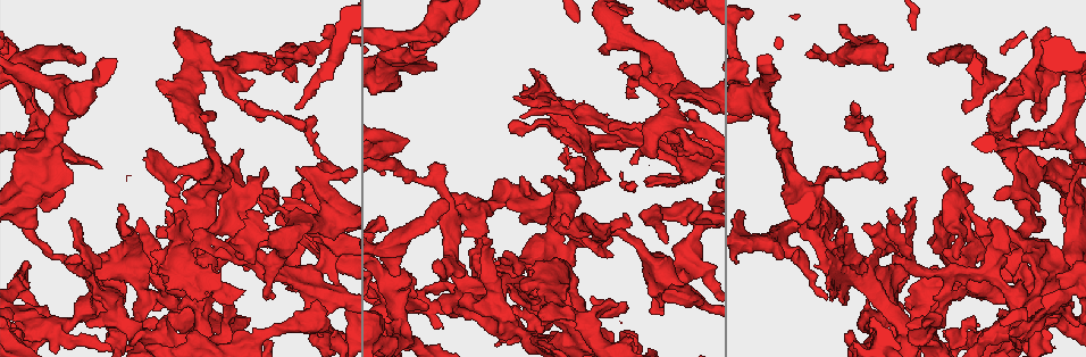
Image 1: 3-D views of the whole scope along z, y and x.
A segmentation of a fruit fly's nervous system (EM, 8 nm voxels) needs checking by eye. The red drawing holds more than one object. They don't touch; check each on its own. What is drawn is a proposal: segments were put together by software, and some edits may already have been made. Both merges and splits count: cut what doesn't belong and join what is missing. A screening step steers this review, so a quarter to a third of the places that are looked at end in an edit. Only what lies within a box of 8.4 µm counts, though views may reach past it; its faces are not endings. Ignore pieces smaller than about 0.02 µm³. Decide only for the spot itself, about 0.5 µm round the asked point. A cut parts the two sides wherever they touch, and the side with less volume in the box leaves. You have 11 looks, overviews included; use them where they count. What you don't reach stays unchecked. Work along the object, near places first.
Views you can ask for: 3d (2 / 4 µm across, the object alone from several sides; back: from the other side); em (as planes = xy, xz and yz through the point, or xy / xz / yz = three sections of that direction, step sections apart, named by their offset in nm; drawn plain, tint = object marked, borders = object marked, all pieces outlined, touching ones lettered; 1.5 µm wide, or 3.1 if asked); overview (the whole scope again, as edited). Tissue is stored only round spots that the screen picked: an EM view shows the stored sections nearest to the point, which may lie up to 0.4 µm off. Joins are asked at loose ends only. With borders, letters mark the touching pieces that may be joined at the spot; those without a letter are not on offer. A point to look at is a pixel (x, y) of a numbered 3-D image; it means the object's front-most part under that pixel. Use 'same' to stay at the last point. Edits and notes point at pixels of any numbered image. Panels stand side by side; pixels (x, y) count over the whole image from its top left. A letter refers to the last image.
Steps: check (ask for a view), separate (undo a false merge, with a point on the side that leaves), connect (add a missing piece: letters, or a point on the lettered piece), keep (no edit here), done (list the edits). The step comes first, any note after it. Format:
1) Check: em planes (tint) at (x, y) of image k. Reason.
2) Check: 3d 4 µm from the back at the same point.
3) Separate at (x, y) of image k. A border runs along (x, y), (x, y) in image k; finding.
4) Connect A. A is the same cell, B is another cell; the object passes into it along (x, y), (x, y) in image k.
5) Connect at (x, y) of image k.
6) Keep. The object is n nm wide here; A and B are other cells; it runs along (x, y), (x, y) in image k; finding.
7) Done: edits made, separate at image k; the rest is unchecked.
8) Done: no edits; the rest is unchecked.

Check: 3d 2 µm at (806, 52) of image 1. Branch stops here.

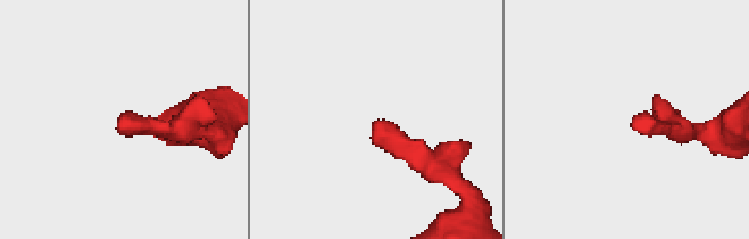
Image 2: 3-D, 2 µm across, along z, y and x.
Check: em xy step 4 (tint) at (633, 122) of image 2.

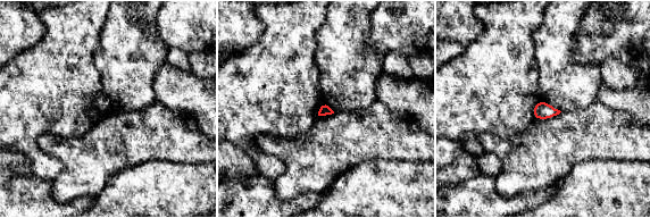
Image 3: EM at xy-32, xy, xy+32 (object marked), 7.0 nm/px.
Check: em planes (borders) at the same point.

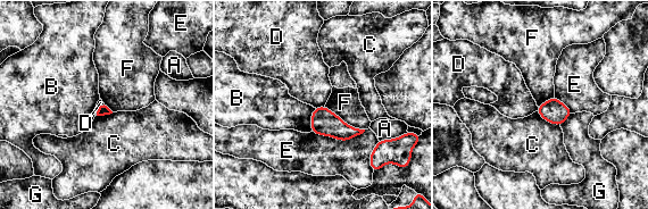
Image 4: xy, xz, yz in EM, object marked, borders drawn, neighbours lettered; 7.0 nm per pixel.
Keep. A, B, C, D, E, F and G are other cells; a border runs along (324, 105), (315, 108) in image 4; none of them fits.

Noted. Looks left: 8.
Check: 3d 4 µm at (758, 105) of image 1. Two arms in line, one across.

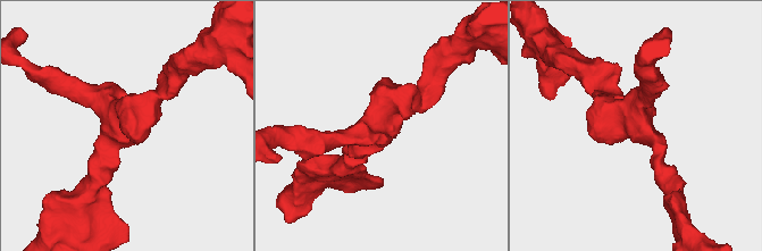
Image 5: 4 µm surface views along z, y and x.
Check: em xz step 8 (borders) at (640, 124) of image 5. 3 arms meet here; the arms are 240, 280, 400 nm wide; now the EM.

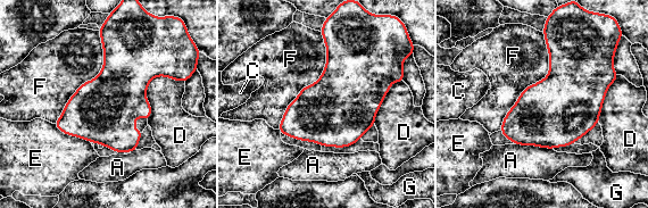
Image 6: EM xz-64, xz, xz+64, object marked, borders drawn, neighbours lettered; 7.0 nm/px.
Keep. A, C, D, E, F and G are other cells; a border runs along (515, 143), (534, 144), (553, 149) in image 6; one cell here.

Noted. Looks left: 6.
Check: 3d 4 µm at (610, 125) of image 1. Free end.

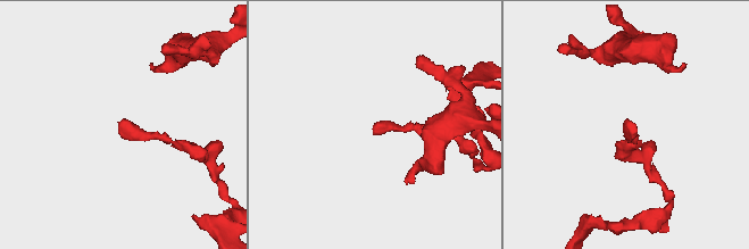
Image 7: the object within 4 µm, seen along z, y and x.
Check: em planes (borders) at (626, 125) of image 7. Shape alone is not enough.

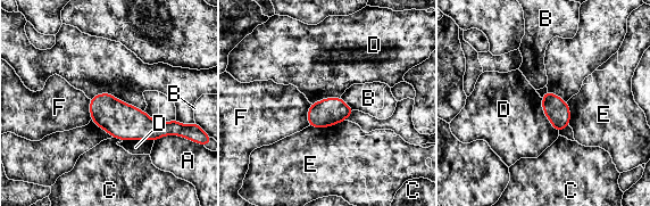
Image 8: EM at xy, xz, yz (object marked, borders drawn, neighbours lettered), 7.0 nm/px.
Keep. A, B, C, D, E and F are other cells; a border runs along (541, 98), (541, 108), (558, 133) in image 8; none of them fits.

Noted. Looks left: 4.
Check: em planes (borders) at (555, 300) of image 1. Thin neck.

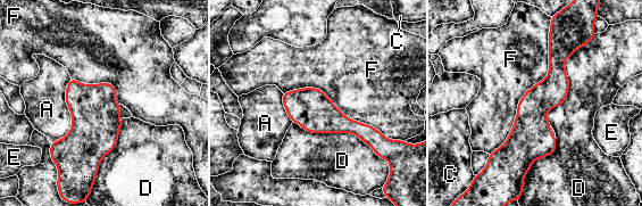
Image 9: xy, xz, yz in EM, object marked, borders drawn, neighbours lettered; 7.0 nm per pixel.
Keep. The object is 300 nm wide here; A, C, D, E and F are other cells; a border runs along (292, 122), (351, 132), (374, 151) in image 9; continuous, no second cell.

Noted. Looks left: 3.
Done: no edits; the rest is unchecked.

